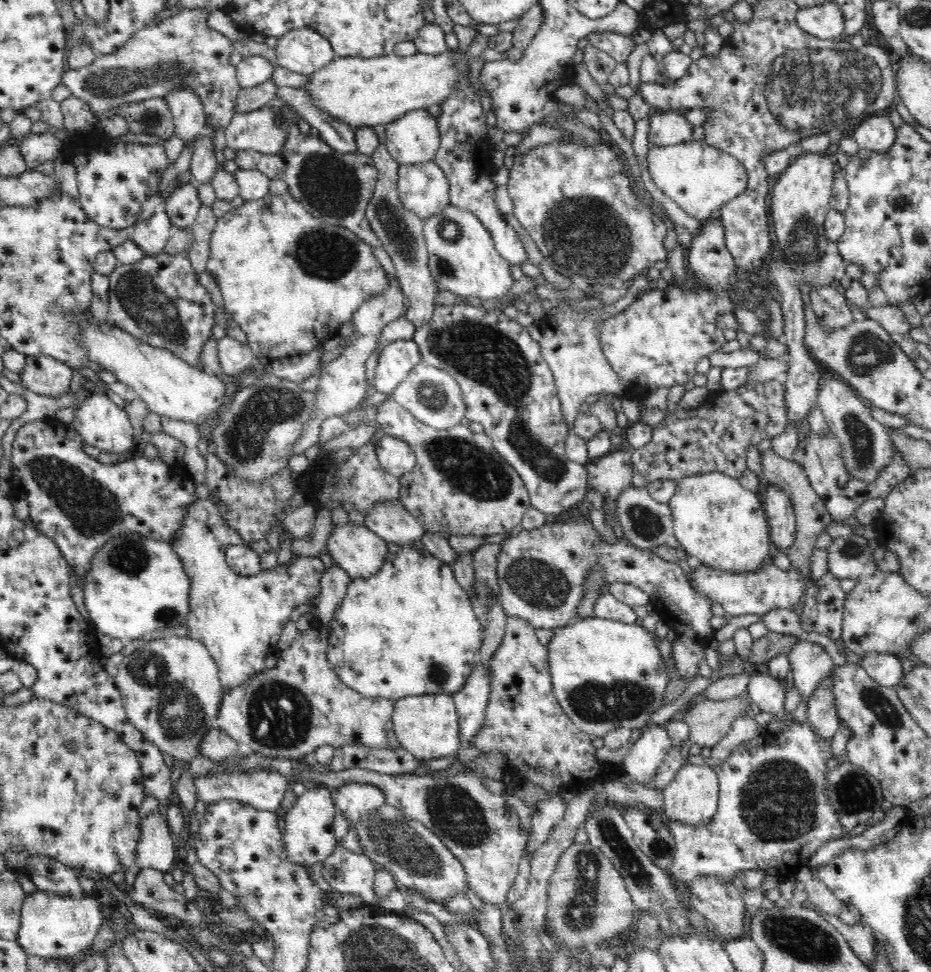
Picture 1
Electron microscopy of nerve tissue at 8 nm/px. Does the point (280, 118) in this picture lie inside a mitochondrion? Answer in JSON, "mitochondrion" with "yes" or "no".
{"mitochondrion":"yes"}

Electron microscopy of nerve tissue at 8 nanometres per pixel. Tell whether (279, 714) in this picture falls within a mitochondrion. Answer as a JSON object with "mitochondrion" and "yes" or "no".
{"mitochondrion":"yes"}

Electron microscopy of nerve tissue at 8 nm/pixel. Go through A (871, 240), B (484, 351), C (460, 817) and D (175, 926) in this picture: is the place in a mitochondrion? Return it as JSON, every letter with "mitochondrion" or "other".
{"A":"other","B":"mitochondrion","C":"mitochondrion","D":"other"}

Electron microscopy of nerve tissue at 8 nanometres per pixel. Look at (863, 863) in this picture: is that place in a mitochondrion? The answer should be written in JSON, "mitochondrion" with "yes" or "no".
{"mitochondrion":"no"}

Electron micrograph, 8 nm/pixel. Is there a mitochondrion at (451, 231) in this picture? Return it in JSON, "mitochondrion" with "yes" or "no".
{"mitochondrion":"yes"}

